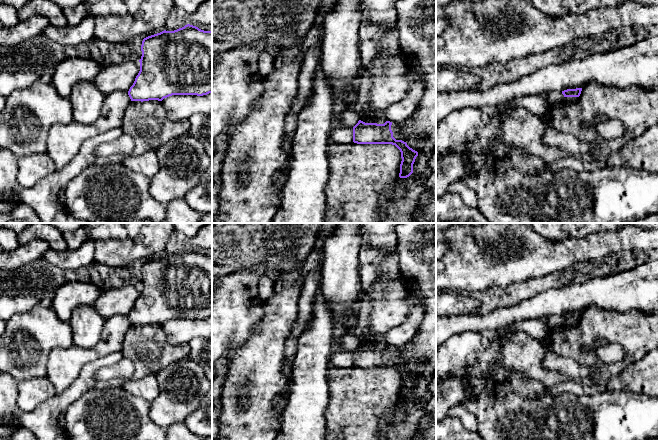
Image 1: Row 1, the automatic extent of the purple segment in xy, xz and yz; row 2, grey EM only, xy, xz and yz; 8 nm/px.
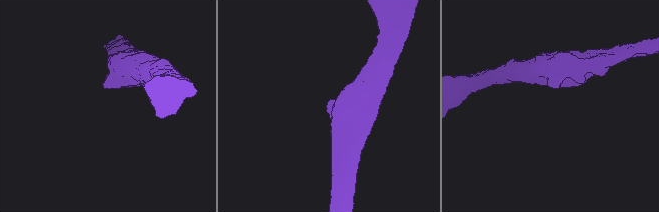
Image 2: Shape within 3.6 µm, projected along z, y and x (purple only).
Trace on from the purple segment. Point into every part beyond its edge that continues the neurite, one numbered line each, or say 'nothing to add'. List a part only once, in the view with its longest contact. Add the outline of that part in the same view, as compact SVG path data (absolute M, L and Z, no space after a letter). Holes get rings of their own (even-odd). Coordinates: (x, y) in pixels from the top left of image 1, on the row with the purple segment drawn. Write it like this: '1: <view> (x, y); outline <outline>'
nothing to add

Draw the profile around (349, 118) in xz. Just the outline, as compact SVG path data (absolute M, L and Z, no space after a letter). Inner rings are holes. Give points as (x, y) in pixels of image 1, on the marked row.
M350 109L336 116L334 120L353 128L359 121L359 115L353 109Z

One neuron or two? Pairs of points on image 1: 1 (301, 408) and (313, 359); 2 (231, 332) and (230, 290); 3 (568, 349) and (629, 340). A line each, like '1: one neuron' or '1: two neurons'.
1: one neuron
2: one neuron
3: one neuron

